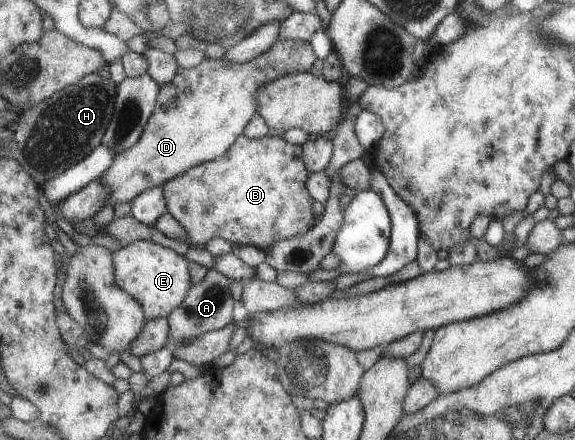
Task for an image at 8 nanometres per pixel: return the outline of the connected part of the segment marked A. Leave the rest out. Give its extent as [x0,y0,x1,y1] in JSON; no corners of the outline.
[167,267,235,345]

